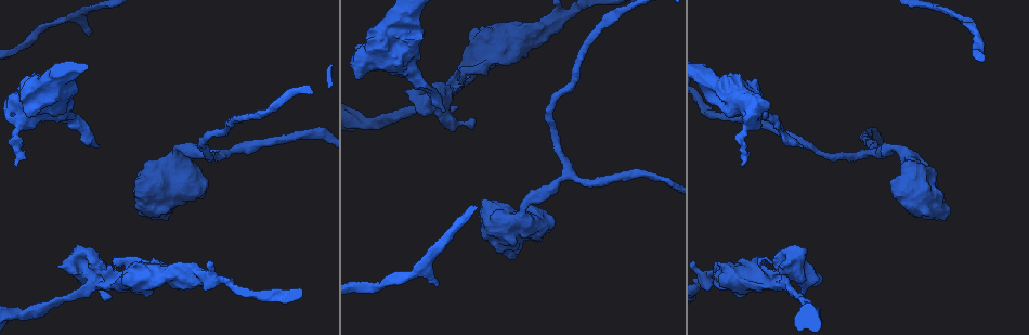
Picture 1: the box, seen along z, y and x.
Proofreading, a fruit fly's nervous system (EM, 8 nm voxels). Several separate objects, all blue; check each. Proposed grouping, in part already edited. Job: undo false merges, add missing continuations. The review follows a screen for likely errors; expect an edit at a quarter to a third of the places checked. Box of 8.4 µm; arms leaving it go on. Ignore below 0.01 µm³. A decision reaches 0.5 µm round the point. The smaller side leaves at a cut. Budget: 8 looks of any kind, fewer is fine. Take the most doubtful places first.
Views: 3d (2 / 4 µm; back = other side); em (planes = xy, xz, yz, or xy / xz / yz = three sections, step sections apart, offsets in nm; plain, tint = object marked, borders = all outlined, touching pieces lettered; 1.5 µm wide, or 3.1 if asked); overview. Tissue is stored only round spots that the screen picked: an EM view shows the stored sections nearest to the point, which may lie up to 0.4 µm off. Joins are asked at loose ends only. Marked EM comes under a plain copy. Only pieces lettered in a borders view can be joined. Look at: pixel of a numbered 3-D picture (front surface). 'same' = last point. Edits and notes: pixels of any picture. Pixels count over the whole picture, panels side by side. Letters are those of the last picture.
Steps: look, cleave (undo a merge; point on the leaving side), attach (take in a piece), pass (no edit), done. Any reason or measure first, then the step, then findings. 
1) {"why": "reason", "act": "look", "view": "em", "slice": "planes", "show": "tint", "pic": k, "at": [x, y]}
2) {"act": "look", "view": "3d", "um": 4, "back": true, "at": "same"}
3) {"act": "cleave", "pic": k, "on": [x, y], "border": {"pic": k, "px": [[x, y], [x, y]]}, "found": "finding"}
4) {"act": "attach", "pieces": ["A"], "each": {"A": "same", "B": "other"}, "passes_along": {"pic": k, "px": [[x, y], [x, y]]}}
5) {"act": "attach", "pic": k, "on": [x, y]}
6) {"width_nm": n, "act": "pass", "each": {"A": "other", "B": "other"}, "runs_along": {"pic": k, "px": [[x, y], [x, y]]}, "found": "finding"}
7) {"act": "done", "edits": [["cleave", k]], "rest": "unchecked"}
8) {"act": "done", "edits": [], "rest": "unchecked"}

{"why": "branch stops here", "act": "look", "view": "em", "slice": "planes", "show": "borders", "pic": 1, "at": [742, 165]}

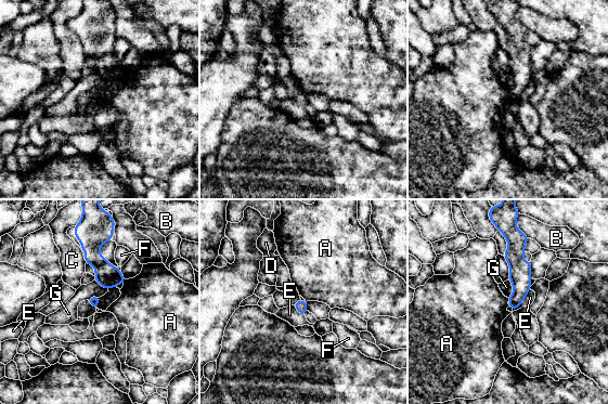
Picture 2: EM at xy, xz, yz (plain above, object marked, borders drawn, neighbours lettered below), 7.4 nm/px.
{"act": "pass", "each": {"A": "other", "B": "other", "C": "other", "D": "other", "E": "other", "F": "other", "G": "other"}, "found": "none of them fits"}

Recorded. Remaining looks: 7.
{"why": "thick turns thin", "act": "look", "view": "em", "slice": "xy", "step": 4, "show": "tint", "pic": 1, "at": [99, 283]}

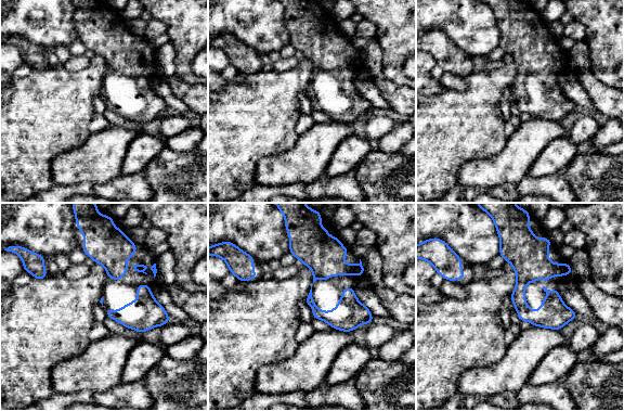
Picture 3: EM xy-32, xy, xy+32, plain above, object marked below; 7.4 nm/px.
{"act": "look", "view": "em", "slice": "xy", "step": 4, "show": "borders", "at": "same"}

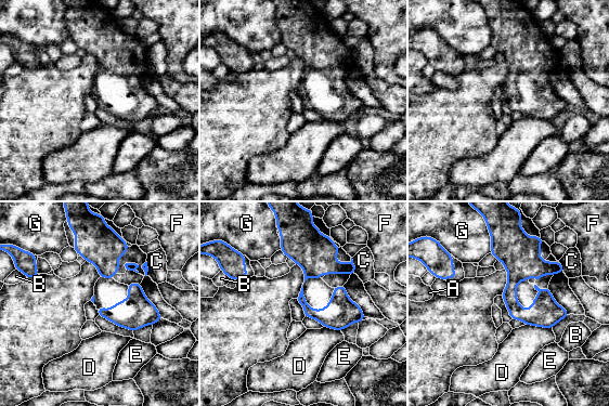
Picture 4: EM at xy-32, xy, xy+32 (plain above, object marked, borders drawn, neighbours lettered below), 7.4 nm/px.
{"width_nm": 90, "act": "pass", "each": {"A": "other", "B": "other", "C": "other", "D": "other", "E": "other", "F": "other", "G": "other"}, "border": {"pic": 4, "px": [[526, 324], [552, 328]]}, "found": "all the same neuron"}

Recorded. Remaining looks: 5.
{"why": "tapers out", "act": "look", "view": "em", "slice": "planes", "show": "borders", "pic": 1, "at": [91, 31]}

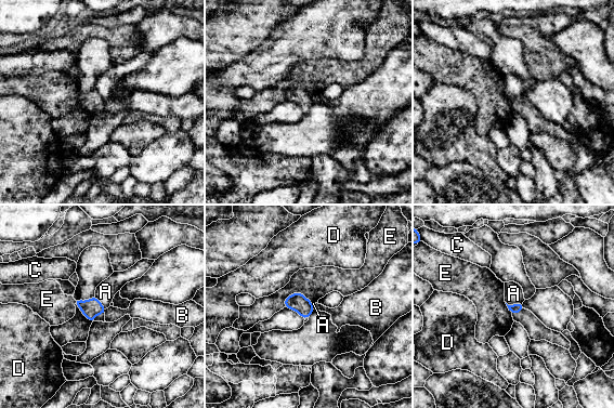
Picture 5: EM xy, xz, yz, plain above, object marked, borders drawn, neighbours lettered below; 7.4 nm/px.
{"act": "pass", "each": {"A": "other", "B": "other", "C": "other", "D": "other", "E": "other"}, "border": {"pic": 5, "px": [[506, 302], [508, 304], [522, 303]]}, "found": "none of them fits"}

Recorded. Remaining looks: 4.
{"act": "done", "edits": [], "rest": "unchecked"}

